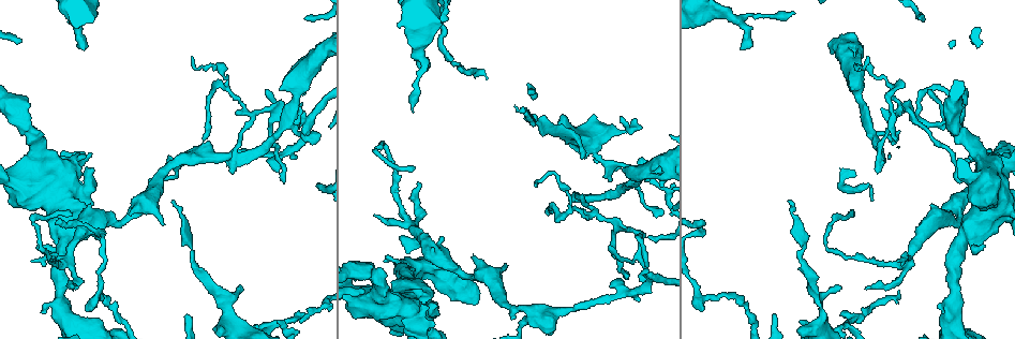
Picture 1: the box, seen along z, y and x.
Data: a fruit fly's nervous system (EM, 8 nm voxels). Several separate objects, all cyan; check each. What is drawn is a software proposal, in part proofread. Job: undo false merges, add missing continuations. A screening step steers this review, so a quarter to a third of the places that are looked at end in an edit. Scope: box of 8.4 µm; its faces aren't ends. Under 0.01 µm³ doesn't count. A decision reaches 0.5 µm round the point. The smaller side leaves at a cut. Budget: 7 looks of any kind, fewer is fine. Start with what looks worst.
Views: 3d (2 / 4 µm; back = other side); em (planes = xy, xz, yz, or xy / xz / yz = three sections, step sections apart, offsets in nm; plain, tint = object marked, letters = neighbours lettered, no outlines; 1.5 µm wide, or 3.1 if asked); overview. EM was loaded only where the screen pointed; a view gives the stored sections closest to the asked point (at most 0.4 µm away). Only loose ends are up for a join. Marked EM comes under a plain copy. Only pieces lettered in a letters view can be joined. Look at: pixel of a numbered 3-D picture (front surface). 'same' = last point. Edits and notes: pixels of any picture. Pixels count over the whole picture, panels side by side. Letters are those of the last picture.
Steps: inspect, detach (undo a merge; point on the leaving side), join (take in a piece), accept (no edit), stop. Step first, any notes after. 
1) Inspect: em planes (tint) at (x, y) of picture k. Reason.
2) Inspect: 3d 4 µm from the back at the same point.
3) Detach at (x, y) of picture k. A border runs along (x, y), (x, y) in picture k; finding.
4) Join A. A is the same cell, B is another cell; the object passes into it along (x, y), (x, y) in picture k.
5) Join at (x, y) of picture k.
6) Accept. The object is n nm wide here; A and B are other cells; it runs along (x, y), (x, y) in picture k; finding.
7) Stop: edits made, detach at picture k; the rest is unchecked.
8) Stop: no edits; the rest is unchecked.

Inspect: 3d 4 µm at (82, 47) of picture 1. An open end.

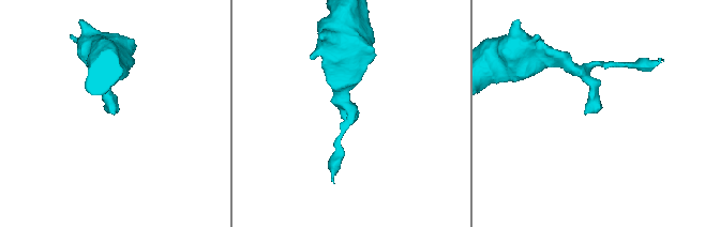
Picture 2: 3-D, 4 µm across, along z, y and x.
Inspect: em planes (letters) at (115, 110) of picture 2.

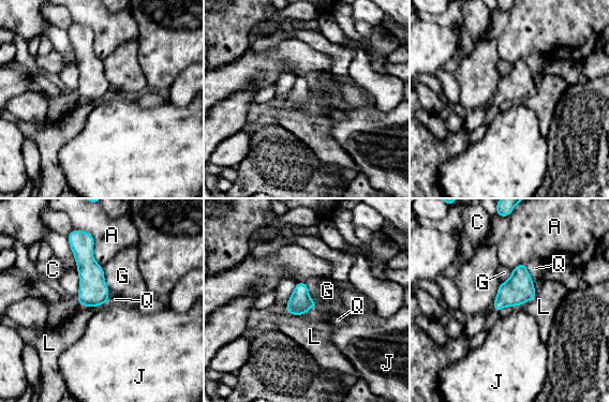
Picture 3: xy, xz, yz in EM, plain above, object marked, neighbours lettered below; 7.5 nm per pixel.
Accept. A, C, G, J, L and Q are other cells; a border runs along (316, 301), (314, 306) in picture 3; no lettered piece goes on from it.

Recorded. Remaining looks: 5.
Inspect: em xy step 4 (tint) at (984, 245) of picture 1.

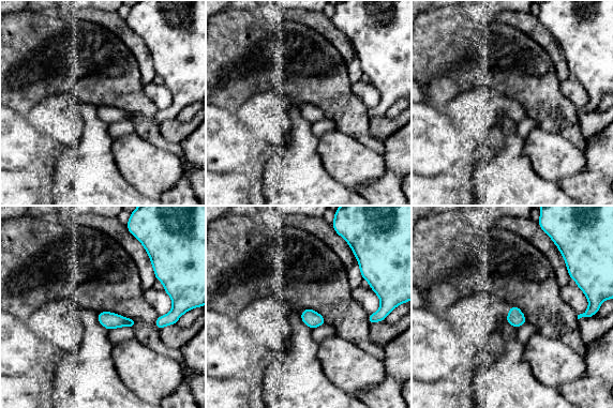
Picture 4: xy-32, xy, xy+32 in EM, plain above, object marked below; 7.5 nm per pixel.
Inspect: em planes (letters) at the same point. Cut it another way.

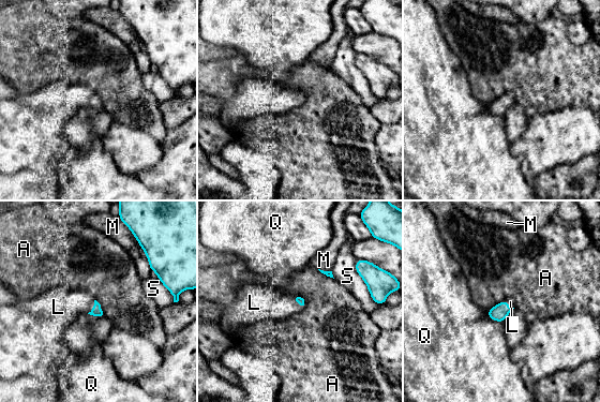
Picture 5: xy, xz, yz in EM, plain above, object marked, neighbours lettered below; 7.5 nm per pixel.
Join L. L is the same cell, A, M, Q and S are other cells; the object passes into it along (96, 309), (92, 307), (59, 306) in picture 5; it goes on there.

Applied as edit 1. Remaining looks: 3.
Inspect: overview. Redraw.

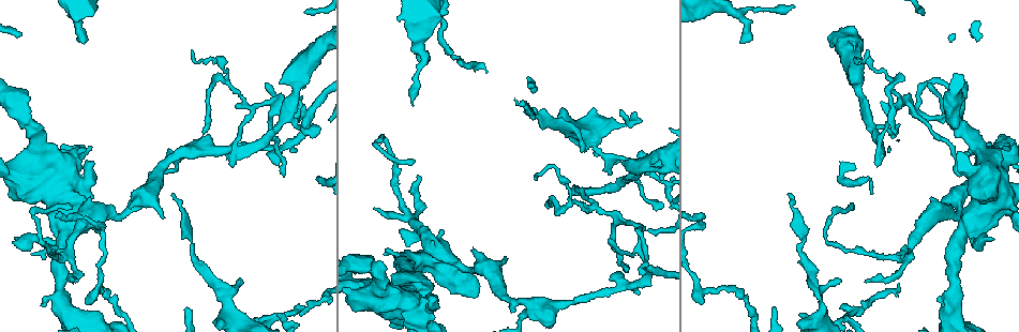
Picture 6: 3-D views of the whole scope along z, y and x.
Inspect: em planes (letters) at (838, 279) of picture 6. Thin end.

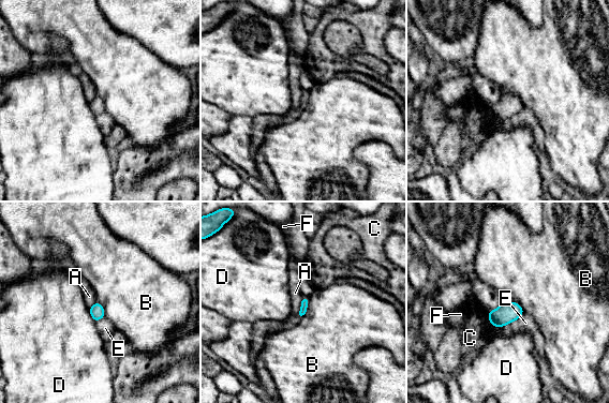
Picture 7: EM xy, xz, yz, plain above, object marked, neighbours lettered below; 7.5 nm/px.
Accept. The longest contact is with E, 220 nm; A, B, C, D, E and F are other cells; none of them fits.

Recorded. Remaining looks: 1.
Stop: edits made, join at picture 5; the rest is unchecked.

